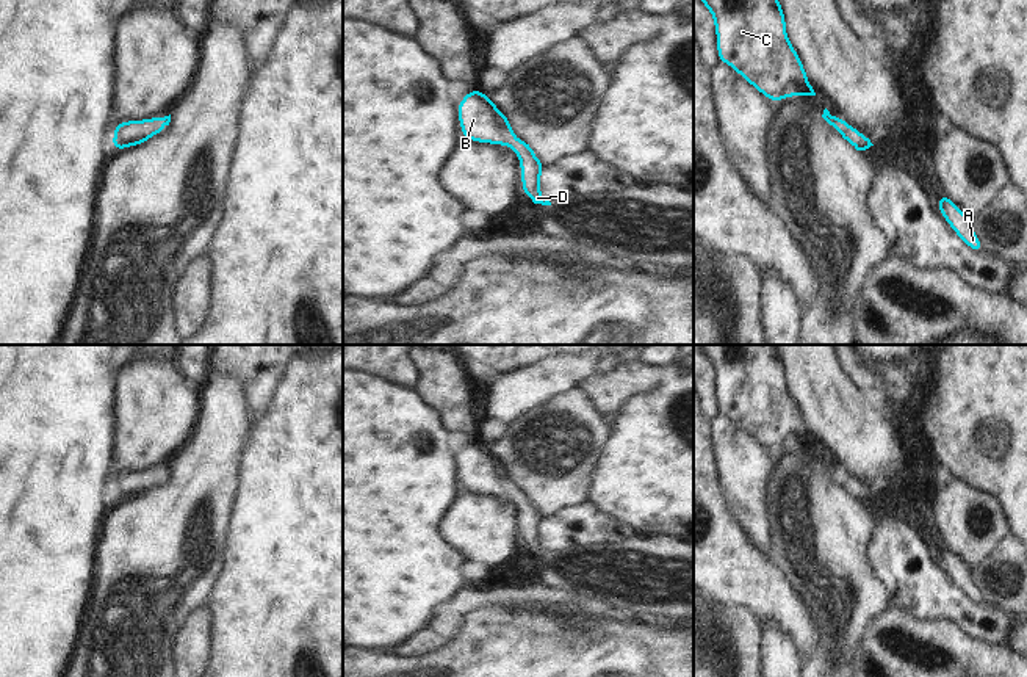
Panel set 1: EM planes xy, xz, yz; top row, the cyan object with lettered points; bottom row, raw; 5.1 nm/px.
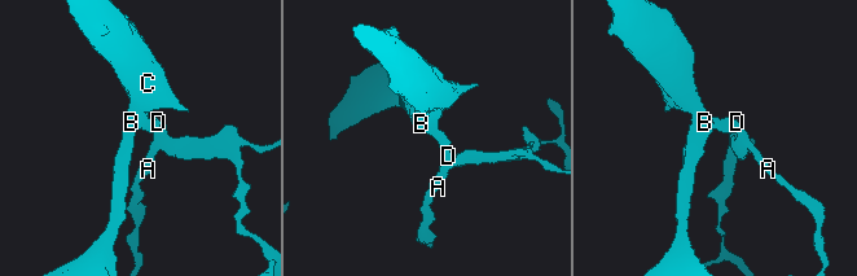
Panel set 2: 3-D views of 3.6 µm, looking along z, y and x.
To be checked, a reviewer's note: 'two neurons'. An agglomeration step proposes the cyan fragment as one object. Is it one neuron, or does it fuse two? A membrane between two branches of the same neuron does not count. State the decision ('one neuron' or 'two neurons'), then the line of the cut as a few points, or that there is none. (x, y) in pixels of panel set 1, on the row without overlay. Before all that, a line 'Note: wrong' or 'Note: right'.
Note: wrong
one neuron; no cut

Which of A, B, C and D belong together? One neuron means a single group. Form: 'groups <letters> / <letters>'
groups A B C D

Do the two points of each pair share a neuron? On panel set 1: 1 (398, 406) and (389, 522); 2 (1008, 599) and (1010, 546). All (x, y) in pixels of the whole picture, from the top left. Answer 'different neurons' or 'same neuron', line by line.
1: same neuron
2: same neuron

